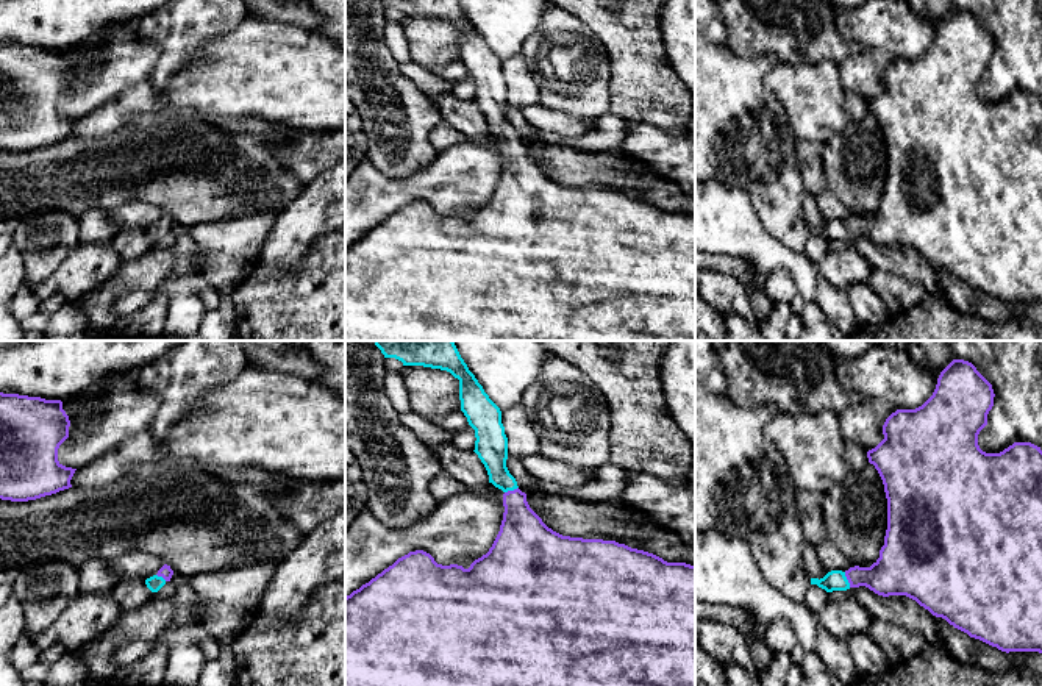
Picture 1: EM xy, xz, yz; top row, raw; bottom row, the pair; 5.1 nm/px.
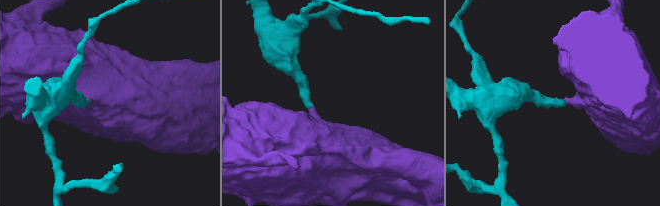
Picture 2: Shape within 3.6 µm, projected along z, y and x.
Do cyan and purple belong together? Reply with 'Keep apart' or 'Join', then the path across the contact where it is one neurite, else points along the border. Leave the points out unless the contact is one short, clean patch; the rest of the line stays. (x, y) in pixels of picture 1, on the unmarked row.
Join. Path across: yz (835, 230), (847, 230), (894, 224)

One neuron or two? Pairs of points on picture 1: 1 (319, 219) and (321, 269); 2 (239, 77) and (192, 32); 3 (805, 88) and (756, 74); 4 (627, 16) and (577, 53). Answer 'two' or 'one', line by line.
1: two
2: two
3: two
4: two

